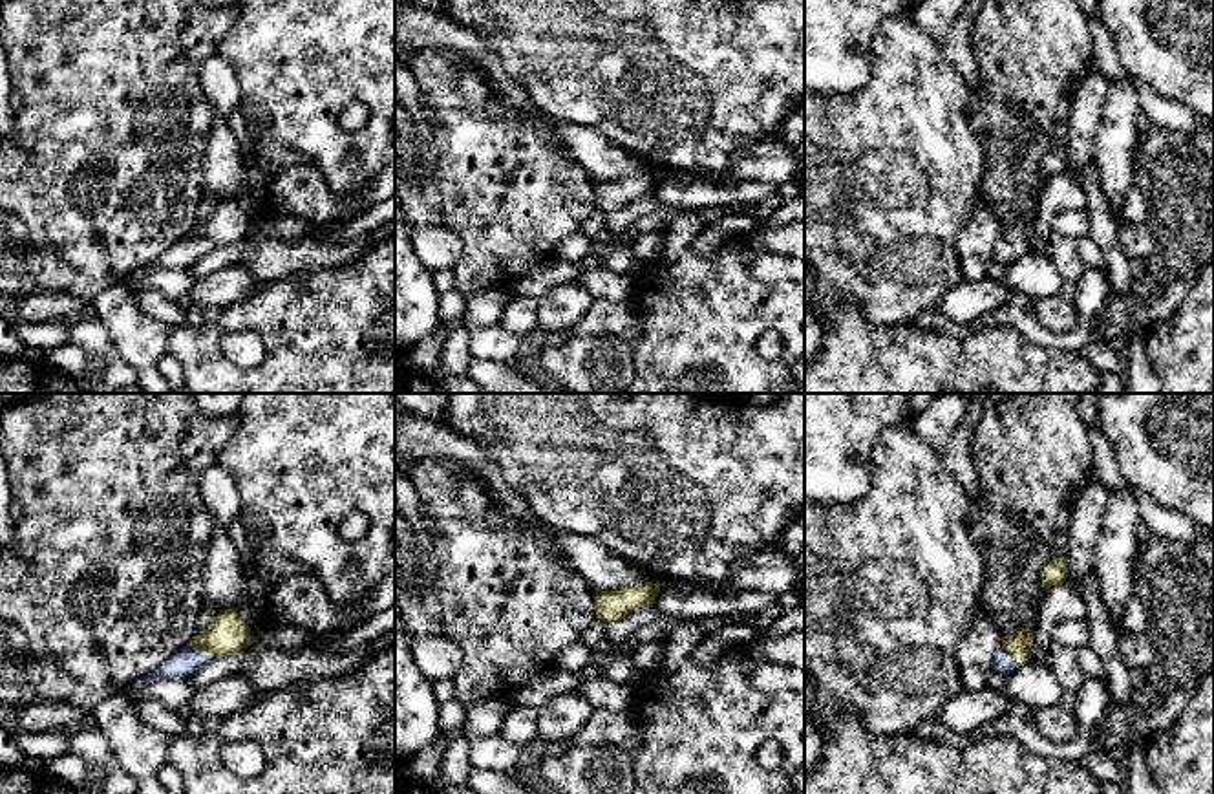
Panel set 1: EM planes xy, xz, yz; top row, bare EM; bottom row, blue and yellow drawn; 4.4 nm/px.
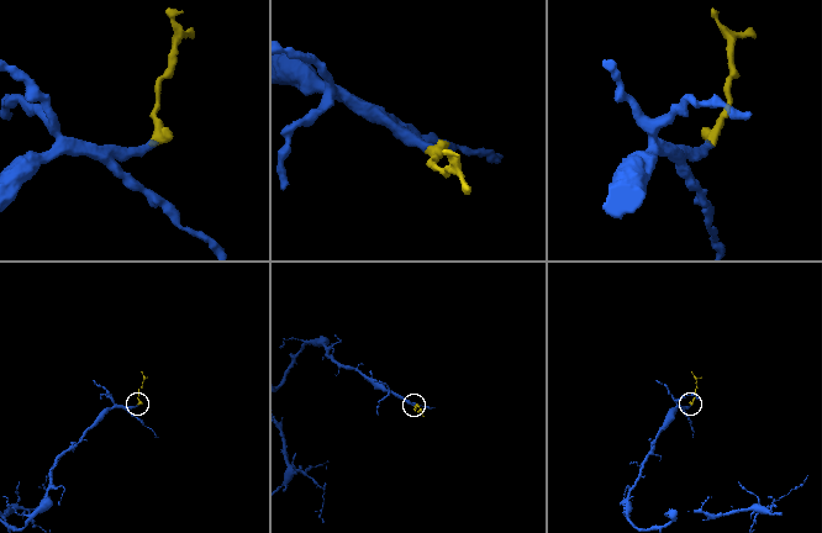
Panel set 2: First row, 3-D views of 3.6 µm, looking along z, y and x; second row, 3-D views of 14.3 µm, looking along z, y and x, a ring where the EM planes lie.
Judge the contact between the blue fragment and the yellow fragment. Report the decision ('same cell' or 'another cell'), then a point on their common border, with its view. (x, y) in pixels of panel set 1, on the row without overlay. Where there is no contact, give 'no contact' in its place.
same cell | xy (200, 240)

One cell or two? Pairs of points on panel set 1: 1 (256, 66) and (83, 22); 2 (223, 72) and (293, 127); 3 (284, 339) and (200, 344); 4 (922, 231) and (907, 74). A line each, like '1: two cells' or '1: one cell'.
1: two cells
2: two cells
3: one cell
4: one cell

